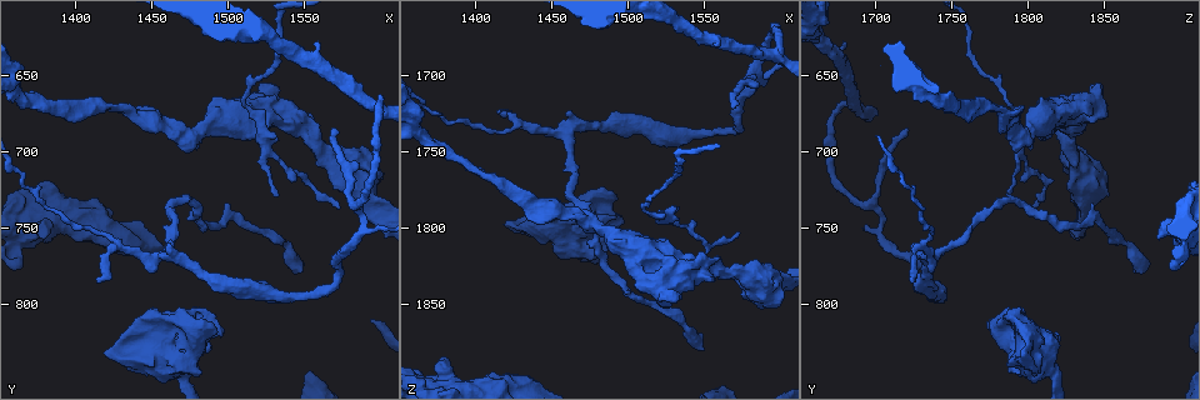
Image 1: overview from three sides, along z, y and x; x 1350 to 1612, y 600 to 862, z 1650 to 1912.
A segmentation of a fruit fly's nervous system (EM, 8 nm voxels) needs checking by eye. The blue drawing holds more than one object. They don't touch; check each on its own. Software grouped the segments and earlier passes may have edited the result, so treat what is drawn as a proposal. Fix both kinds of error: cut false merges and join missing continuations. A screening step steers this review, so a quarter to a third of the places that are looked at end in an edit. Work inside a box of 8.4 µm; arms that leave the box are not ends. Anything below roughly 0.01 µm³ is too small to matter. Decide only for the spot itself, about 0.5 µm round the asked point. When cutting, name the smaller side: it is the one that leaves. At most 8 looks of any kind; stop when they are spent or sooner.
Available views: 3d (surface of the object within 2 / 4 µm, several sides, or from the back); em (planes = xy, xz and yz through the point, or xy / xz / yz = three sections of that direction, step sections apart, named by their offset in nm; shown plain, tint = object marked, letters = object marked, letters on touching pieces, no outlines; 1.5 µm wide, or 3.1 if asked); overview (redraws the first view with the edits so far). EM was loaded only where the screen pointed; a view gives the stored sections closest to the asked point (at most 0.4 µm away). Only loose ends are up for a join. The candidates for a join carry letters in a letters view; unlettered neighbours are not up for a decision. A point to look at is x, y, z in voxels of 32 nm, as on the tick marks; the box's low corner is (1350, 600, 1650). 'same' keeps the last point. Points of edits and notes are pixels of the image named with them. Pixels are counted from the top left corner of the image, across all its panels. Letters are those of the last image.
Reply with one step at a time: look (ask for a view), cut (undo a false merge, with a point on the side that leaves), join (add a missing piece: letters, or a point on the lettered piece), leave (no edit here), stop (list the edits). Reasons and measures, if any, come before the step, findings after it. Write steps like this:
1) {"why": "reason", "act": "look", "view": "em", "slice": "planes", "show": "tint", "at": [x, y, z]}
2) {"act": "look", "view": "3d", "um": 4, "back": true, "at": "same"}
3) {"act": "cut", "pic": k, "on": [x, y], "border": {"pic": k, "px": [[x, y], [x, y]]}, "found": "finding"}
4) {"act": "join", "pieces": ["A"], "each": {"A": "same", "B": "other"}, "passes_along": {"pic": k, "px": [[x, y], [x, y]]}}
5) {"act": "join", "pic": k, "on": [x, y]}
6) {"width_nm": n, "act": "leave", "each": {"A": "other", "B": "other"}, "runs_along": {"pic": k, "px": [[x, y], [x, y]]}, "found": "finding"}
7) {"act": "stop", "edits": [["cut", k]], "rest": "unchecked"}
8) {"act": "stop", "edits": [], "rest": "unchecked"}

{"why": "sharp bend", "act": "look", "view": "3d", "um": 4, "at": [1510, 668, 1788]}

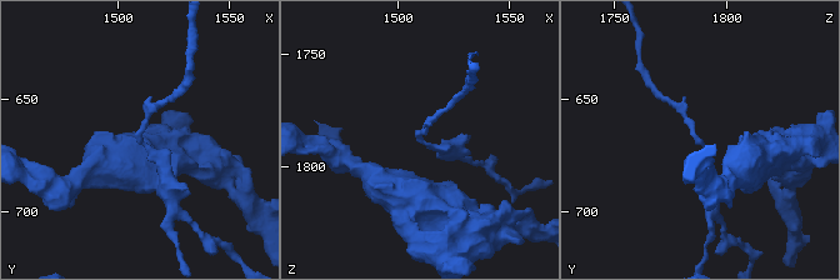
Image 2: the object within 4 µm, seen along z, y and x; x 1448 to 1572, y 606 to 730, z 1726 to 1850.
{"act": "look", "view": "em", "slice": "xz", "step": 8, "show": "letters", "at": [1510, 669, 1788]}

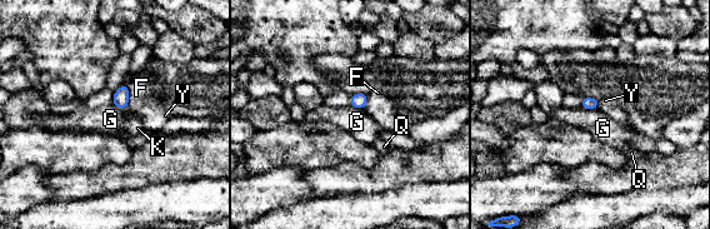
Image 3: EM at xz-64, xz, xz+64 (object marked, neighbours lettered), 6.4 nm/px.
{"why": "another direction", "act": "look", "view": "em", "slice": "planes", "show": "letters", "at": "same"}

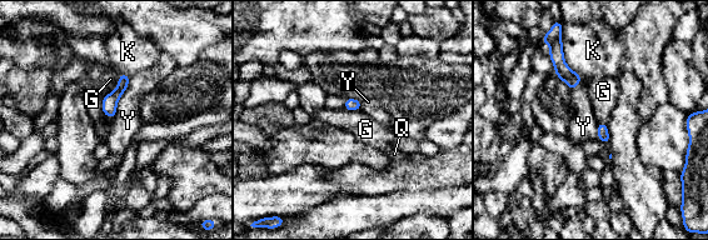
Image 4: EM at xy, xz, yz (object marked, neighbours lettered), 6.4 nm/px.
{"act": "leave", "each": {"G": "other", "K": "other", "Q": "other", "Y": "other"}, "border": {"pic": 4, "px": [[130, 76], [114, 116]]}, "found": "all the same neuron"}

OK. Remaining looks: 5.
{"why": "two arms in line, one across", "act": "look", "view": "3d", "um": 4, "at": [1460, 766, 1736]}

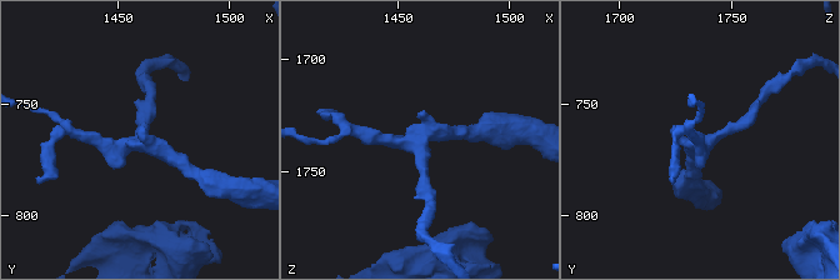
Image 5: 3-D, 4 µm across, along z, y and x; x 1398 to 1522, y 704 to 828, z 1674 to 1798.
{"arms": 3, "arm_widths_nm": [170, 200, 220], "why": "now the EM", "act": "look", "view": "em", "um": 3.1, "slice": "planes", "show": "letters", "at": [1459, 767, 1736]}

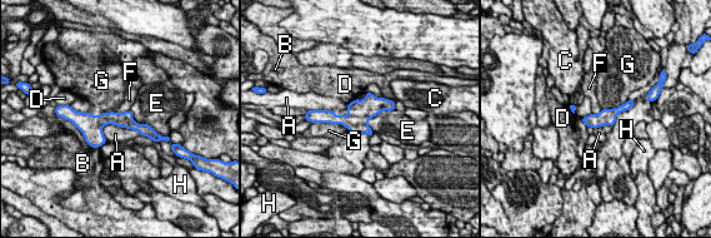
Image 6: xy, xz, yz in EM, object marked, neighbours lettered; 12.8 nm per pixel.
{"act": "leave", "each": {"A": "other", "B": "other", "C": "other", "D": "other", "E": "other", "F": "other", "G": "other", "H": "other"}, "runs_along": {"pic": 6, "px": [[84, 117], [125, 119], [151, 134]]}, "found": "all the same neuron"}

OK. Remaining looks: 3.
{"why": "calibre changes", "act": "look", "view": "em", "slice": "xy", "step": 4, "show": "tint", "at": [1552, 682, 1826]}

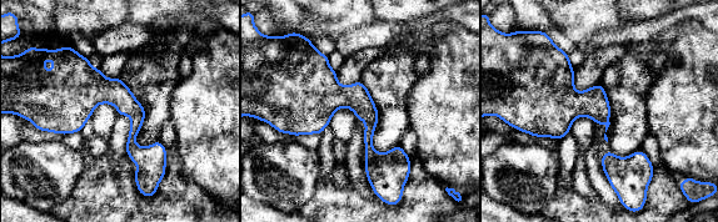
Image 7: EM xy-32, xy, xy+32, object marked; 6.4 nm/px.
{"act": "look", "view": "em", "slice": "planes", "show": "letters", "at": "same"}

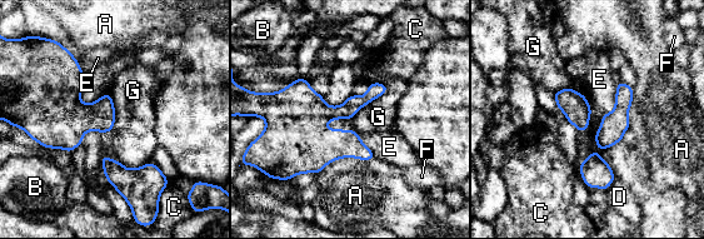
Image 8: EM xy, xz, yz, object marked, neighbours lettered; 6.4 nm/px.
{"width_nm": 170, "act": "leave", "each": {"A": "other", "B": "other", "C": "other", "D": "other", "E": "other", "F": "other", "G": "other"}, "border": {"pic": 8, "px": [[554, 91], [585, 98], [587, 130]]}, "found": "all the same neuron"}

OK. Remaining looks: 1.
{"act": "stop", "edits": [], "rest": "unchecked"}

